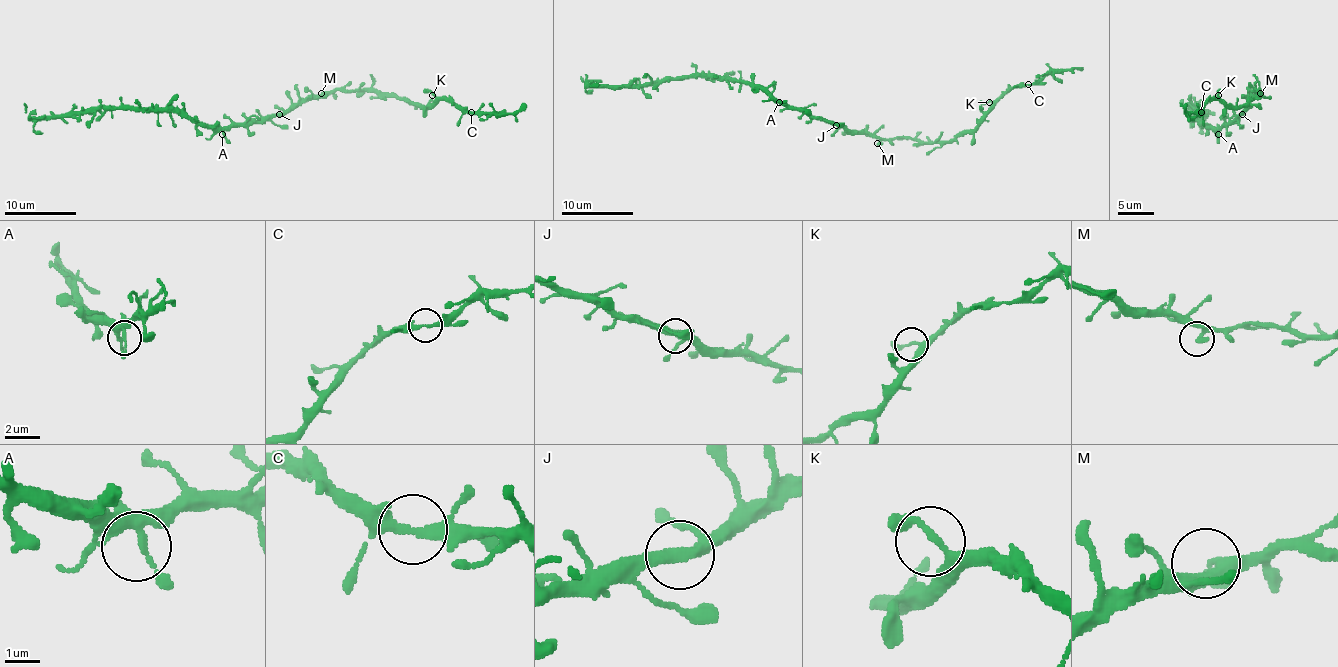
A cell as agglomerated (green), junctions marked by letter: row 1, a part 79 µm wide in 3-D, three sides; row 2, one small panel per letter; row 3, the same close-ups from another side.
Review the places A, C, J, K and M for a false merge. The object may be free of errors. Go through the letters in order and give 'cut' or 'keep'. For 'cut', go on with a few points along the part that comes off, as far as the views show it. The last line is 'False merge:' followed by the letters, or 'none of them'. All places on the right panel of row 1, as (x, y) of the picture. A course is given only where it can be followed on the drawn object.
A: keep
C: keep
J: keep
K: keep
M: keep
False merge: none of them

